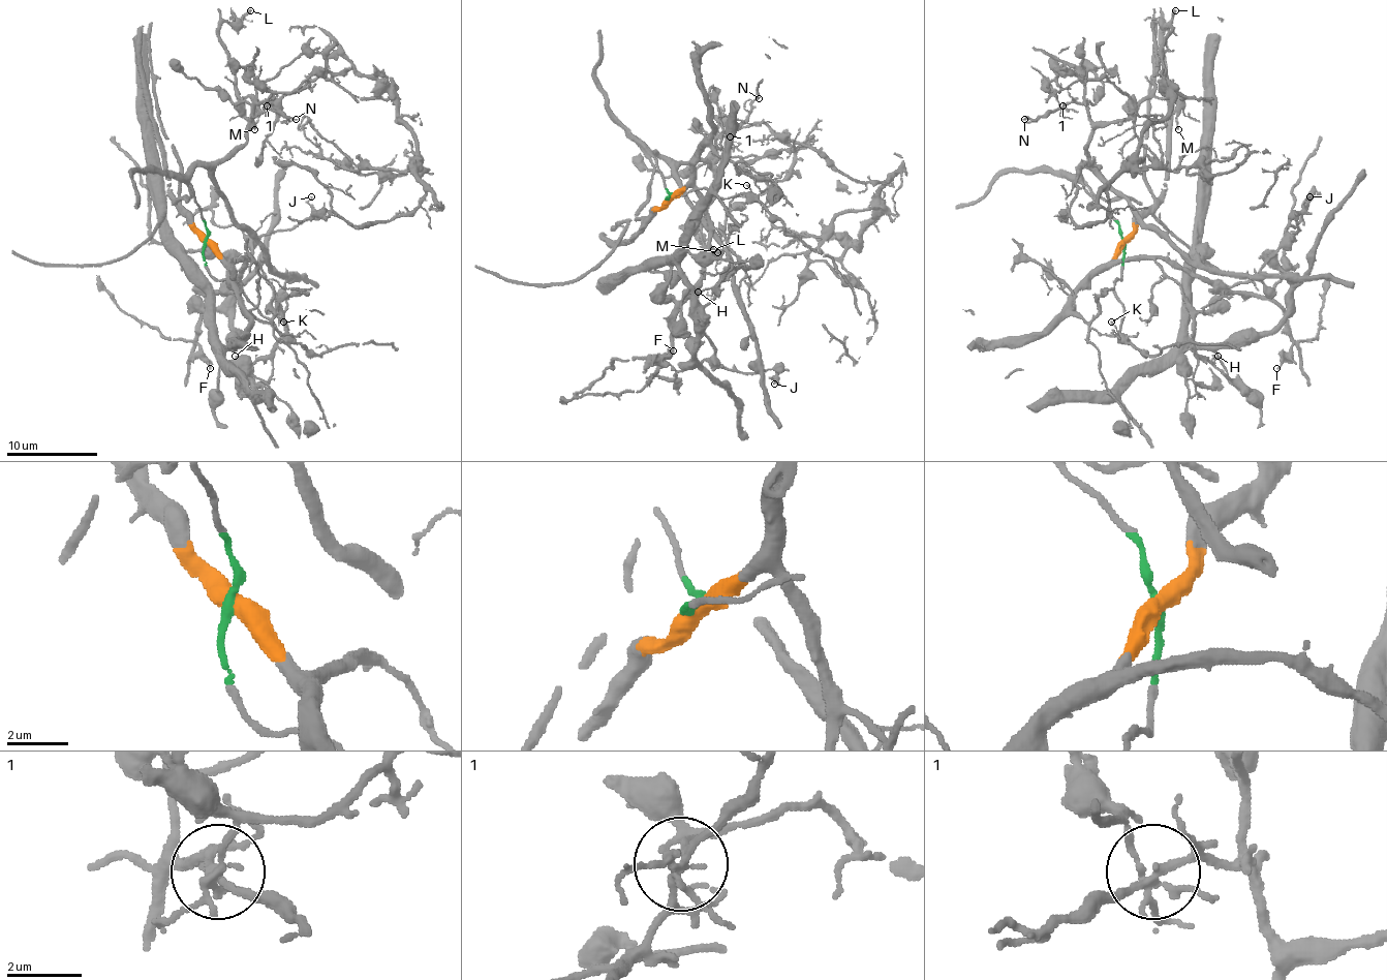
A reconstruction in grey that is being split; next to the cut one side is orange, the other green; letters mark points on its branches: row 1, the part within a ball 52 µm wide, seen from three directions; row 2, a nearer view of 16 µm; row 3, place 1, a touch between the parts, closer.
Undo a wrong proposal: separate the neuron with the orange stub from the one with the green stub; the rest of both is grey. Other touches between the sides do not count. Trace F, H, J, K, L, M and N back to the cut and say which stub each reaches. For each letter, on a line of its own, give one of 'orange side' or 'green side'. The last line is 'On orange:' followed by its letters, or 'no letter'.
F: orange side
H: orange side
J: orange side
K: green side
L: green side
M: green side
N: green side
On orange: F, H, J

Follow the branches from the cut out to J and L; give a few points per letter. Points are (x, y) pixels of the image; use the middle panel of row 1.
J: (668, 197), (690, 186), (707, 216), (709, 243), (694, 307), (713, 357), (725, 368), (773, 368), (775, 385)
L: (668, 197), (654, 154), (707, 161), (716, 171), (716, 197), (700, 225), (682, 227), (713, 250)

